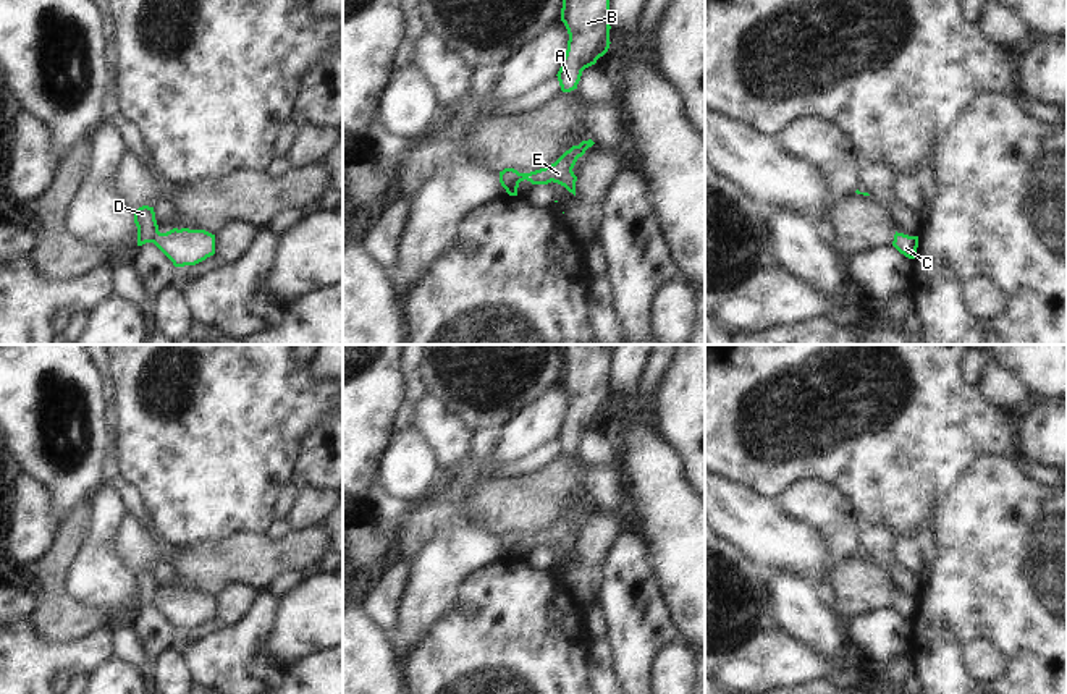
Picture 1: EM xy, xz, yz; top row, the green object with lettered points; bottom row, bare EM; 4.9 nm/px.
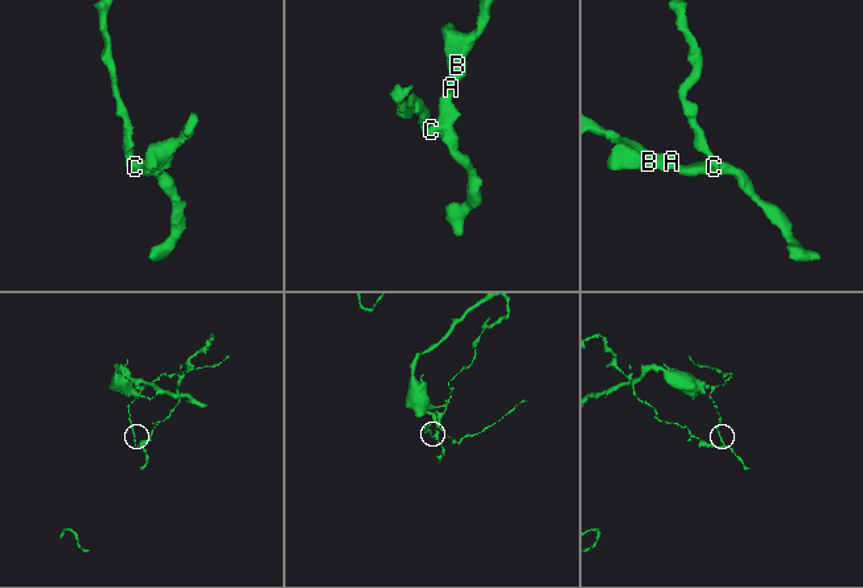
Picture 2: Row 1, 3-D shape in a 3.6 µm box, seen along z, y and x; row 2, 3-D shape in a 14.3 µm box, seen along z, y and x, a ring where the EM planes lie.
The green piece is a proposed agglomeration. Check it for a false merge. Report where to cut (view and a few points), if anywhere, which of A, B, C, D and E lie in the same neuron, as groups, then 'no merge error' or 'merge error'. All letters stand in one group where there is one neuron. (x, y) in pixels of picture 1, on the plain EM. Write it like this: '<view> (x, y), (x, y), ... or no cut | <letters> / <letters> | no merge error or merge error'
xz (519, 536), (506, 554) | A B C E / D | merge error

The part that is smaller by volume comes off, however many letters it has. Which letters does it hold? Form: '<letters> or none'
A, B, C, E

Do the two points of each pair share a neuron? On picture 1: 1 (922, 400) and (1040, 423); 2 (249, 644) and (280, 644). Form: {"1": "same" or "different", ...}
{"1": "different", "2": "different"}

